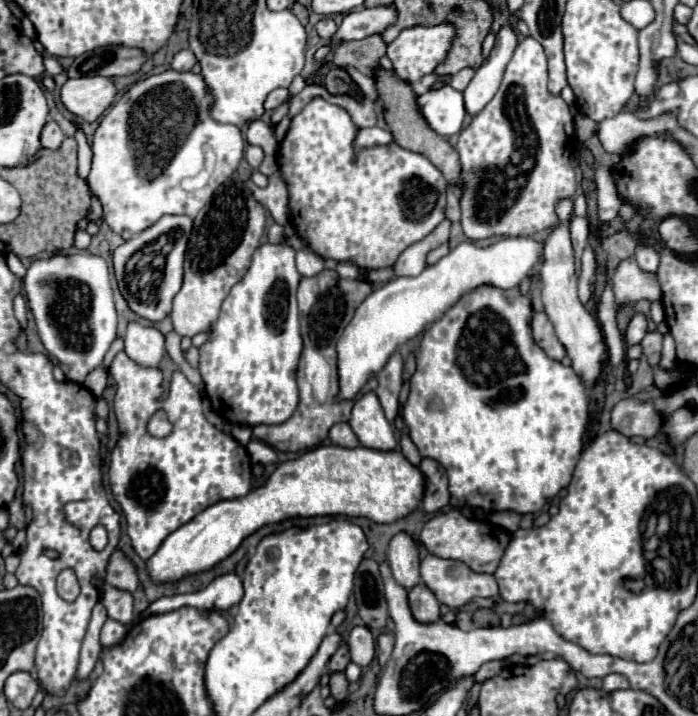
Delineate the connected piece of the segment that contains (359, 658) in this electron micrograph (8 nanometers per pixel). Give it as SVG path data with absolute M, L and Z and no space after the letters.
M356 626L348 636L348 648L352 654L352 662L358 666L368 666L376 654L376 640L366 626Z

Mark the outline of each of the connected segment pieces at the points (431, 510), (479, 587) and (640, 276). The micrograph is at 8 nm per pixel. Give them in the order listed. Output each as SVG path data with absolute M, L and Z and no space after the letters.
M422 458L420 470L426 476L426 492L424 492L422 508L428 514L436 514L438 510L442 510L444 506L450 504L450 498L448 498L448 478L444 474L444 468L436 460L432 460L432 458Z
M428 554L422 560L420 574L438 602L450 608L460 608L472 598L498 596L494 574L476 574L464 562L436 558L436 554Z
M630 256L622 260L612 276L616 304L638 302L638 300L660 300L662 290L658 282L658 274L644 274L640 266L636 266L636 258Z

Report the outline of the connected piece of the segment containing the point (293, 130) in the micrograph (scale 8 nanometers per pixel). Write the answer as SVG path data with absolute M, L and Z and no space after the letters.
M314 98L292 118L288 134L278 146L278 166L290 194L290 222L322 258L350 260L364 270L386 268L396 262L404 248L424 240L444 220L446 180L426 156L404 150L398 144L374 146L356 154L352 150L354 136L356 126L346 110L322 98Z

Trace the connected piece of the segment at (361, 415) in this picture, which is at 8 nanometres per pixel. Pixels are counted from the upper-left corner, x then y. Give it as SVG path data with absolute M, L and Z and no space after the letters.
M374 392L364 394L352 408L350 426L360 444L372 450L394 450L398 440L393 425L384 418L382 406Z

